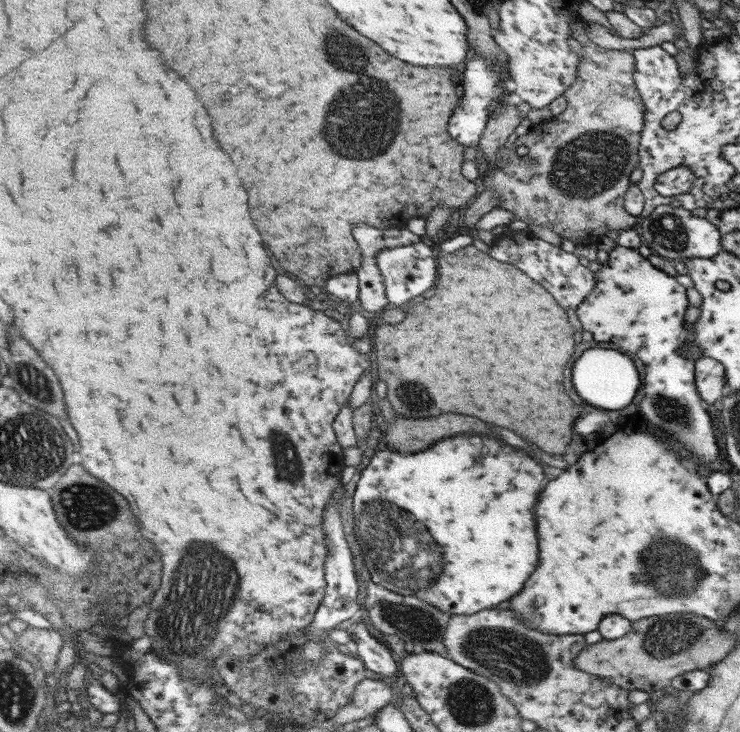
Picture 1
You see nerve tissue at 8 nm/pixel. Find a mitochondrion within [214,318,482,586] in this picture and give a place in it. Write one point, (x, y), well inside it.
(289, 464)

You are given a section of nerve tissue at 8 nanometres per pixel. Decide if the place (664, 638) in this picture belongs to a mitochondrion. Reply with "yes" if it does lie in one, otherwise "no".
yes

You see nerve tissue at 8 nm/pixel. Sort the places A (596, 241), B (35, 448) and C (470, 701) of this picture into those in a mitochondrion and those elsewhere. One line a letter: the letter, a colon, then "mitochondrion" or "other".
A: other
B: mitochondrion
C: mitochondrion

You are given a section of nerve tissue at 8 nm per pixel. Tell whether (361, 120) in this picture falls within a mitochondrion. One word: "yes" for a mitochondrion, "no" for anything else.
yes

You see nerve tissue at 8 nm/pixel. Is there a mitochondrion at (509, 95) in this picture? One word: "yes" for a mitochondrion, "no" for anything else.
no

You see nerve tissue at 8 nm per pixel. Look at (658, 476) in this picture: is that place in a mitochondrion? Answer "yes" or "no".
no

